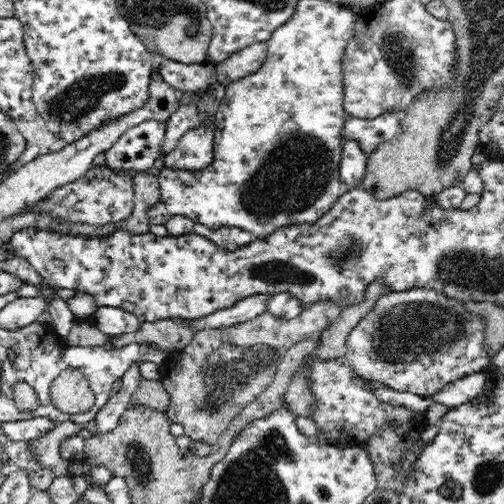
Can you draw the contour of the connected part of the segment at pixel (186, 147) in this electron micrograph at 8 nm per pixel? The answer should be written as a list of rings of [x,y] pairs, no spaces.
[[[215,122],[187,130],[162,160],[162,167],[197,171],[211,164],[214,156]]]

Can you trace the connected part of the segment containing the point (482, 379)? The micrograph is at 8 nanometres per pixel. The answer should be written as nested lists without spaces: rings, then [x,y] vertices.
[[[488,371],[478,372],[467,375],[460,380],[454,380],[448,386],[442,388],[431,397],[434,402],[438,404],[445,404],[449,407],[460,406],[466,404],[477,397],[480,393],[484,392],[485,384],[487,383]]]

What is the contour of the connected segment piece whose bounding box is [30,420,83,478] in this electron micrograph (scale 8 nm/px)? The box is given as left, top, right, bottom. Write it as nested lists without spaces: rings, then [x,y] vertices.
[[[66,420],[58,423],[54,430],[46,432],[44,436],[30,441],[33,457],[39,462],[40,469],[50,473],[51,478],[69,474],[70,461],[60,455],[60,445],[67,438],[82,433],[82,425]]]

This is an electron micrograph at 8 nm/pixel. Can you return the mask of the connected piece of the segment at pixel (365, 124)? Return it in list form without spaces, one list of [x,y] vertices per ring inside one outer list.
[[[386,114],[373,119],[350,115],[345,119],[343,142],[355,140],[361,151],[369,155],[380,143],[394,138],[399,132],[402,114]]]

